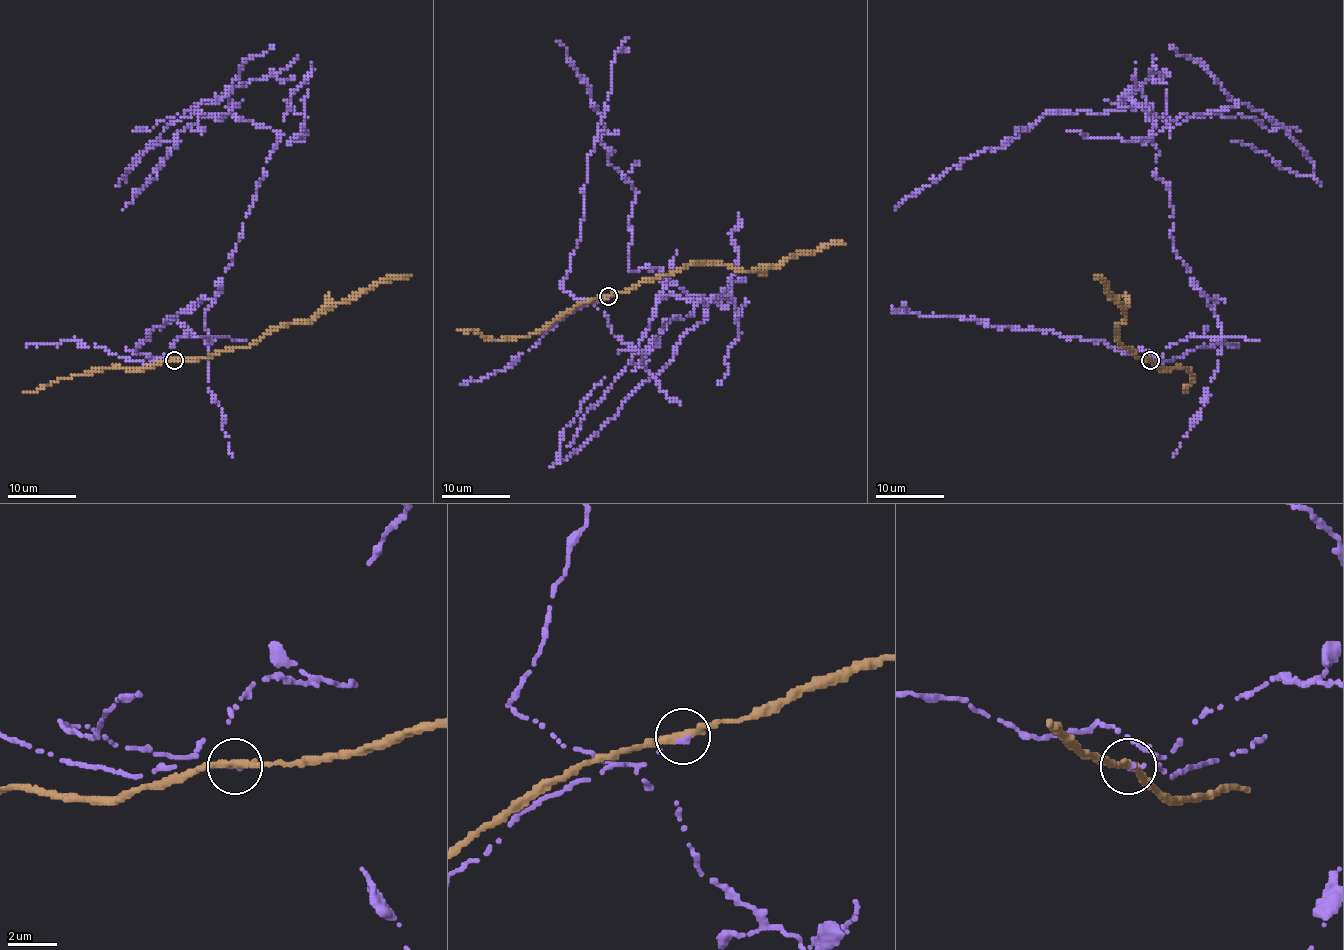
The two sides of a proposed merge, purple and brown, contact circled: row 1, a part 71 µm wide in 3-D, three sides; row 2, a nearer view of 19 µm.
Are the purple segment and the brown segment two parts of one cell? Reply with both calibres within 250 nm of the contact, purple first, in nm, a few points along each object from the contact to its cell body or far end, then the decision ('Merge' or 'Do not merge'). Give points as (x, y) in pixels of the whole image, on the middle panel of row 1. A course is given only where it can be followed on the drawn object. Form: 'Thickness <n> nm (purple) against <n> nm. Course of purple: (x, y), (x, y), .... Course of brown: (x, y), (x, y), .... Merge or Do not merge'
Thickness 220 nm (purple) against 320 nm. Course of purple: (607, 296), (595, 306), (641, 368), (669, 320), (714, 298), (659, 296), (578, 428), (588, 440), (707, 317). Course of brown: (607, 296), (693, 264), (763, 270), (789, 257), (844, 243). Do not merge

